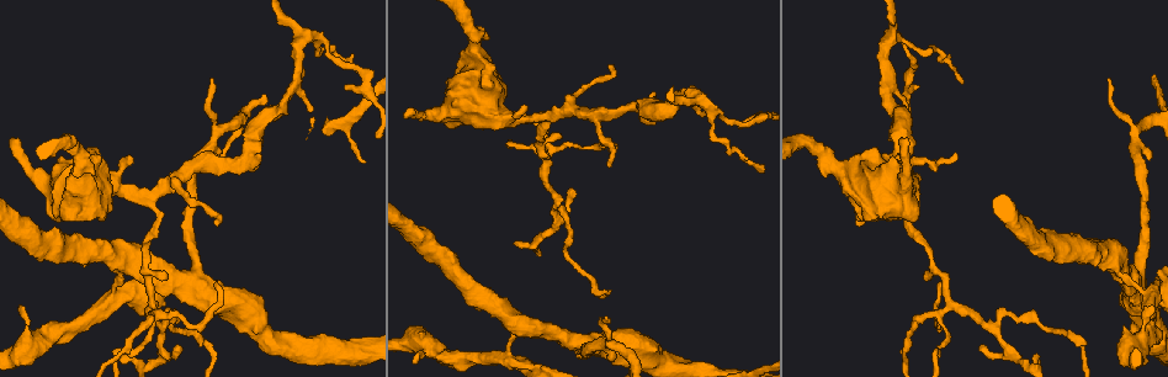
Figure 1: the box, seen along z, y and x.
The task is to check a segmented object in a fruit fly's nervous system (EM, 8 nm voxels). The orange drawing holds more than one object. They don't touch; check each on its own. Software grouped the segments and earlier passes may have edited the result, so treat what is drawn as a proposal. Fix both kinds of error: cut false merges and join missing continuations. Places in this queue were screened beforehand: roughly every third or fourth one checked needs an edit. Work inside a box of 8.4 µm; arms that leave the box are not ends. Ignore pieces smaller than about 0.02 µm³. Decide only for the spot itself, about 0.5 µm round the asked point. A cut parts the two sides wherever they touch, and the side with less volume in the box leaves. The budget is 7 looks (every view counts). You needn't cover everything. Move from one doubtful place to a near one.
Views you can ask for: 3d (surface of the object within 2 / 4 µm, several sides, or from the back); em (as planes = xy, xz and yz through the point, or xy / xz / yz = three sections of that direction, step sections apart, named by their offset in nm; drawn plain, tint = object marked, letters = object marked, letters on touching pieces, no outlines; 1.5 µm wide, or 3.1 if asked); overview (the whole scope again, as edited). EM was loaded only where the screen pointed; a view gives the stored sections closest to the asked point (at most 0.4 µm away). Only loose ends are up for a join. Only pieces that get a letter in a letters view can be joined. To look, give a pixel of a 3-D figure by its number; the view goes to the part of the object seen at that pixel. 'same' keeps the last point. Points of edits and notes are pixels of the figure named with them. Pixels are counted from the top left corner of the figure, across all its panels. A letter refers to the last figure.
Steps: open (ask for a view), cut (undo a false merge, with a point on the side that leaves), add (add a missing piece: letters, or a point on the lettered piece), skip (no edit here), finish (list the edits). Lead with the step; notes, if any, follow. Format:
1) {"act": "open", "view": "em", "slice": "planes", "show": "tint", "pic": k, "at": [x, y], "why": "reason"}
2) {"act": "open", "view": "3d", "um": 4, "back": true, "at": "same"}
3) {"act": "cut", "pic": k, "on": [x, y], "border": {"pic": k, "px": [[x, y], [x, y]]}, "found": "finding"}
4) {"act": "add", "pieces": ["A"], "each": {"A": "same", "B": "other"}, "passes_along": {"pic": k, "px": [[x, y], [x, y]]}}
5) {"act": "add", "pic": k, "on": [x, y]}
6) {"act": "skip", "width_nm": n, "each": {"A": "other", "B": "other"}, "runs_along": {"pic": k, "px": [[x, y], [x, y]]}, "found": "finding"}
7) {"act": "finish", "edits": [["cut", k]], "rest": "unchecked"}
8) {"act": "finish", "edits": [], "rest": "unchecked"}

{"act": "open", "view": "3d", "um": 4, "pic": 1, "at": [128, 159], "why": "free end"}

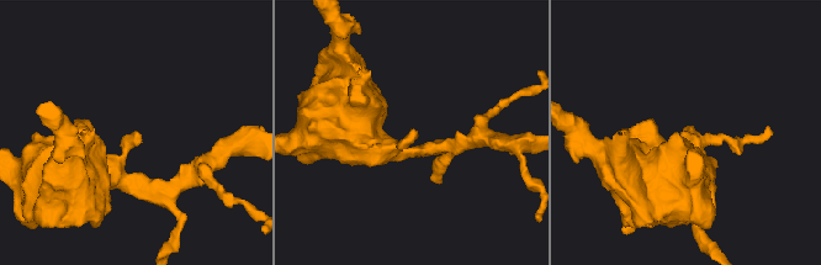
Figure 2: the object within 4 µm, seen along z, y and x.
{"act": "open", "view": "em", "slice": "yz", "step": 8, "show": "letters", "pic": 2, "at": [138, 134], "why": "need the tissue"}

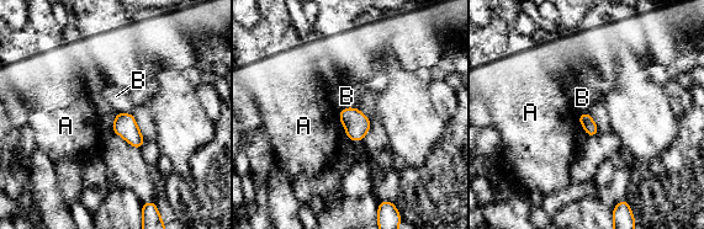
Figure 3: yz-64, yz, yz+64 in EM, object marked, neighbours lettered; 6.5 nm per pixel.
{"act": "skip", "longest_contact_nm": ["B", 100], "each": {"A": "other", "B": "other"}, "found": "no lettered piece goes on from it"}

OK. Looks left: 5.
{"act": "open", "view": "em", "slice": "planes", "show": "letters", "pic": 1, "at": [1120, 271]}

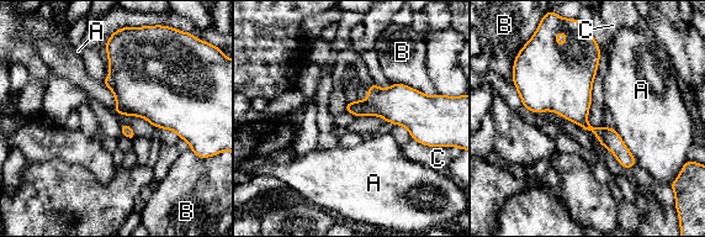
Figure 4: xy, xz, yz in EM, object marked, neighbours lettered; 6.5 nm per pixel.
{"act": "cut", "pic": 4, "on": [608, 137], "longest_contact_nm": ["B", 300], "each": {"A": "other", "B": "other", "C": "other"}, "part_leaving": {"pic": 4, "px": [[586, 126], [602, 132], [632, 163]]}, "found": "two neurons meet here"}

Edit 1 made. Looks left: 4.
{"act": "open", "view": "overview"}

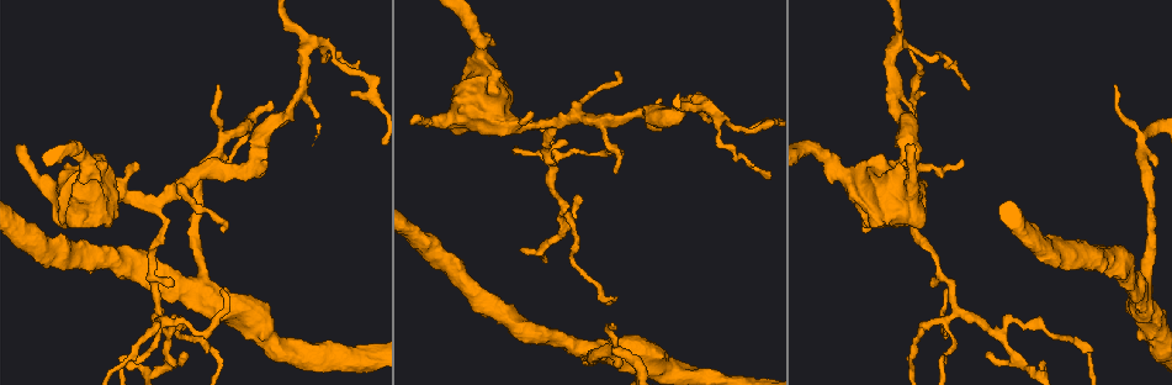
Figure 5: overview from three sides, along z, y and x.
{"act": "open", "view": "em", "slice": "planes", "show": "letters", "pic": 5, "at": [218, 85], "why": "tapers out"}

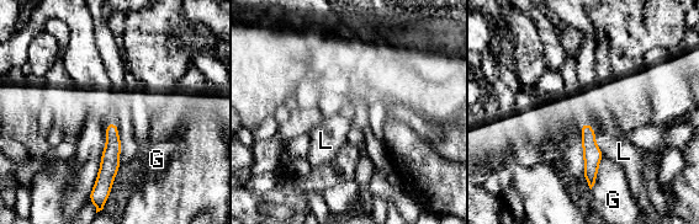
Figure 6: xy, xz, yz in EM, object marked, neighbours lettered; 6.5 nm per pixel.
{"act": "skip", "width_nm": 100, "each": {"G": "other", "L": "other"}, "runs_along": {"pic": 6, "px": [[112, 126], [110, 165], [99, 198]]}, "found": "no lettered piece goes on from it"}

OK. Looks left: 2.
{"act": "finish", "edits": [["cut", 4]], "rest": "unchecked"}

